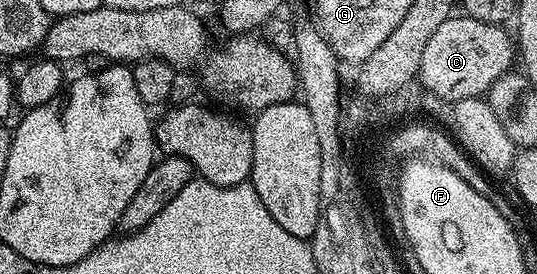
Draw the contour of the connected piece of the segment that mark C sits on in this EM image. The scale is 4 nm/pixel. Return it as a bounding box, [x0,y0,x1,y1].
[417,16,517,104]

